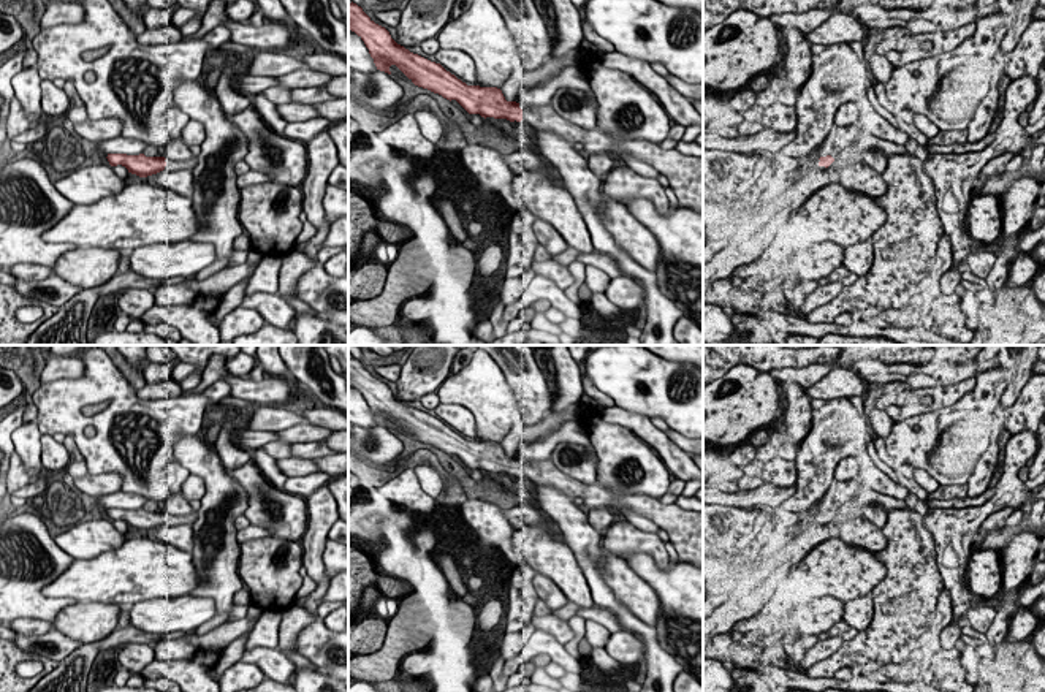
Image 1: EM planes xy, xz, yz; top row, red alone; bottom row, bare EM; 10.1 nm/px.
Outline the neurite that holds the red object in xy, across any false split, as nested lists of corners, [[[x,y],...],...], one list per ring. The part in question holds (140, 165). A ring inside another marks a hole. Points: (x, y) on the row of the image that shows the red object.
[[[108,154],[106,158],[111,166],[122,165],[128,169],[128,173],[136,174],[139,177],[147,177],[163,169],[168,171],[193,169],[196,165],[196,157],[187,162],[173,162],[165,157],[146,157],[144,154],[139,155]]]

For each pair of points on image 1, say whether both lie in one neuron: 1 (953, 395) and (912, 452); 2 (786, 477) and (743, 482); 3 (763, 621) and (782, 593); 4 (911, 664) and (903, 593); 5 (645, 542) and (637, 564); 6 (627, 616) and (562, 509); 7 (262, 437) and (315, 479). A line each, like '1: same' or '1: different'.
1: different
2: same
3: same
4: different
5: different
6: same
7: different

